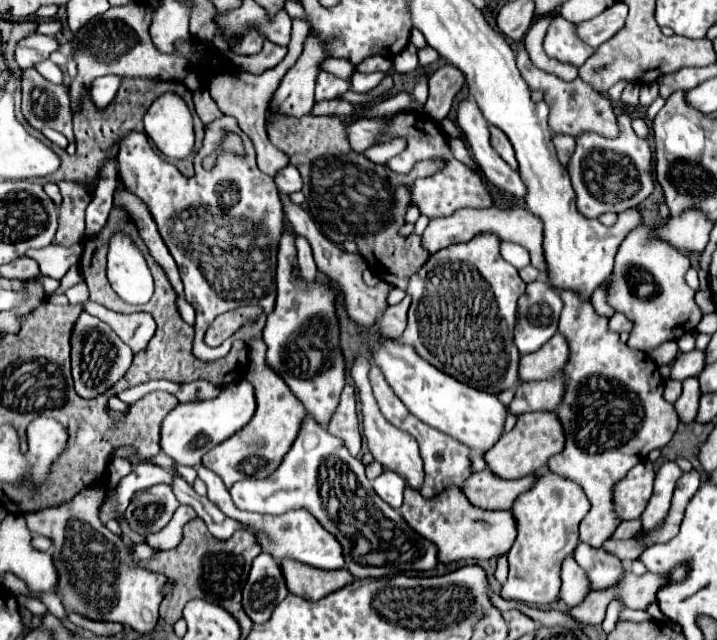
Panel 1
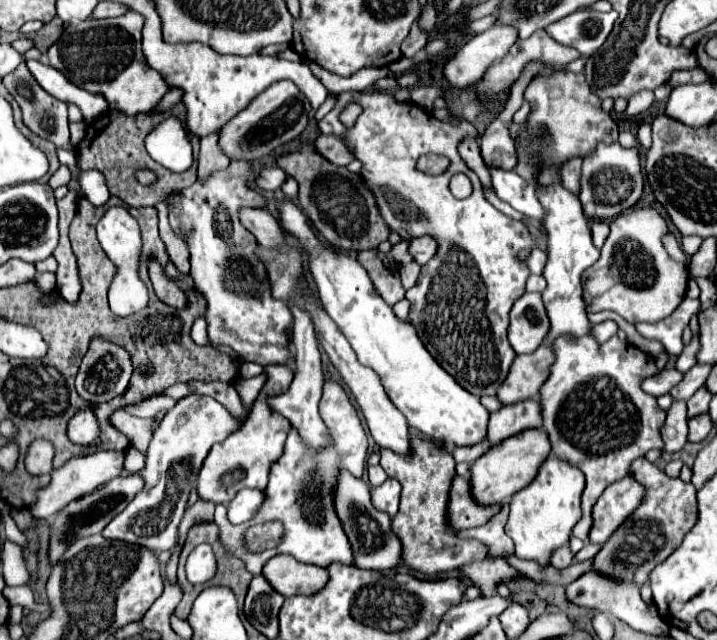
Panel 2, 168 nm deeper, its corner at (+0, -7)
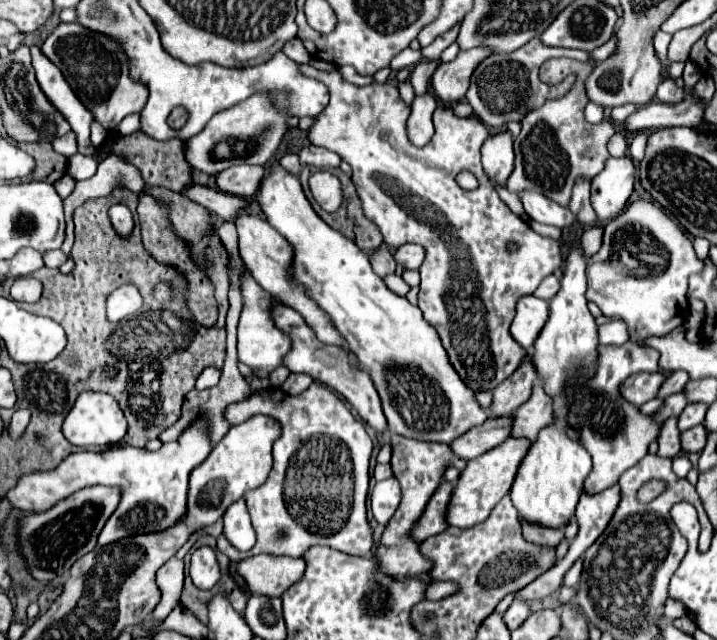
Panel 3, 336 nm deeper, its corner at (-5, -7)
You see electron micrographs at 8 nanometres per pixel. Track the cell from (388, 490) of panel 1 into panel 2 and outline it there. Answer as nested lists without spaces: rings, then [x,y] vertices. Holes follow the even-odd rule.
[[[387,478],[381,486],[371,488],[373,506],[393,518],[397,514],[397,506],[399,506],[399,492],[401,492],[401,484],[393,478]]]

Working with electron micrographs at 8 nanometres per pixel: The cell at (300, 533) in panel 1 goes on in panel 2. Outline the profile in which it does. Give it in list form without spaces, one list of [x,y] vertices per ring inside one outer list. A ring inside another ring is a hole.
[[[325,382],[323,384],[323,396],[319,402],[319,414],[329,428],[331,442],[325,448],[309,448],[299,432],[291,428],[285,450],[279,460],[271,464],[269,472],[269,484],[263,490],[265,500],[261,504],[261,510],[253,520],[233,526],[227,520],[227,508],[219,504],[215,508],[215,524],[219,526],[219,542],[221,546],[241,558],[245,562],[245,568],[253,576],[257,576],[263,568],[263,564],[273,558],[275,554],[291,554],[299,562],[315,564],[315,566],[327,566],[331,562],[343,562],[353,564],[353,550],[349,544],[349,538],[345,536],[345,530],[341,528],[341,520],[337,520],[337,512],[333,512],[333,488],[337,488],[337,472],[347,470],[349,474],[361,478],[365,470],[367,460],[367,434],[361,426],[361,420],[357,416],[357,410],[349,402],[345,390],[337,382]],[[269,520],[281,520],[285,524],[285,538],[279,546],[273,550],[265,550],[259,554],[253,554],[247,550],[245,544],[245,532],[253,524],[263,524]]]

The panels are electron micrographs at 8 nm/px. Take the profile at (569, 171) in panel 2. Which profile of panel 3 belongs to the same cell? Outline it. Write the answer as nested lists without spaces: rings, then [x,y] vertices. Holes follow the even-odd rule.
[[[580,176],[574,184],[570,210],[578,218],[578,222],[582,222],[582,224],[594,224],[596,222],[596,214],[590,206],[590,180],[584,176]]]

